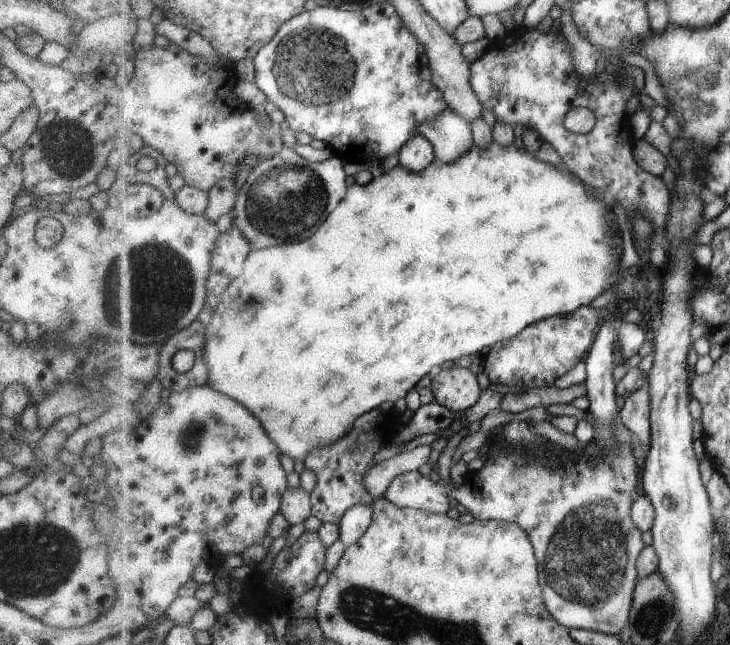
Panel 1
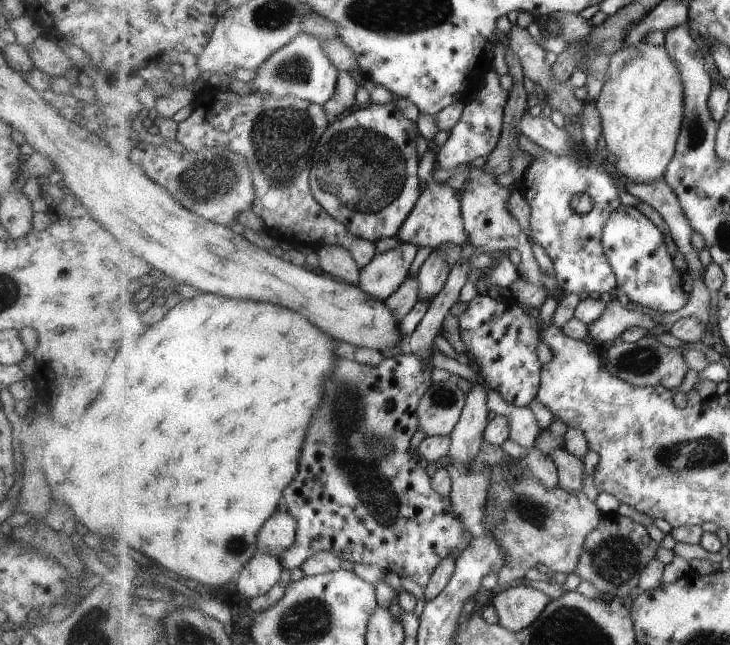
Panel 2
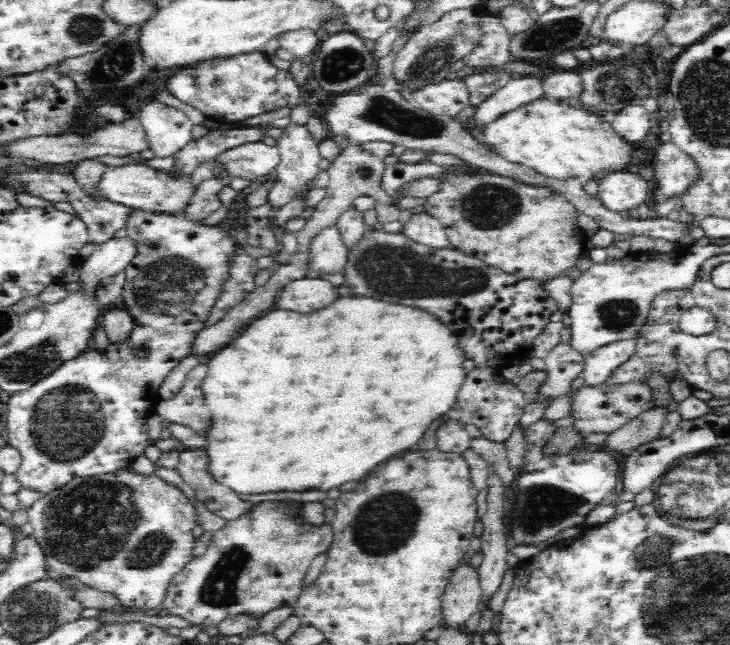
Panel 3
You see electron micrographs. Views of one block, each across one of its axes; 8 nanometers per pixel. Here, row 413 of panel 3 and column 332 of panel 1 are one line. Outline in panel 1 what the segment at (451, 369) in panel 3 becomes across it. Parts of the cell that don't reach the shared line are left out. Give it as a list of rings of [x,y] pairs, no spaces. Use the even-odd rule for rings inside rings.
[[[494,140],[487,148],[473,146],[463,158],[449,164],[433,162],[421,172],[411,172],[398,164],[378,177],[373,176],[365,185],[353,184],[339,206],[329,214],[327,222],[323,222],[311,238],[249,253],[243,274],[223,292],[207,326],[205,360],[209,366],[209,385],[247,406],[263,422],[281,454],[293,461],[304,461],[315,448],[321,450],[341,441],[361,414],[387,400],[395,402],[405,398],[423,376],[433,374],[441,364],[477,355],[487,346],[511,340],[535,322],[573,314],[602,295],[609,286],[613,264],[619,260],[613,252],[615,230],[607,218],[611,204],[605,200],[605,196],[603,202],[601,198],[597,200],[597,191],[577,180],[564,165],[552,166],[535,158],[535,152],[528,152],[524,147],[519,149],[511,144],[503,148]]]

